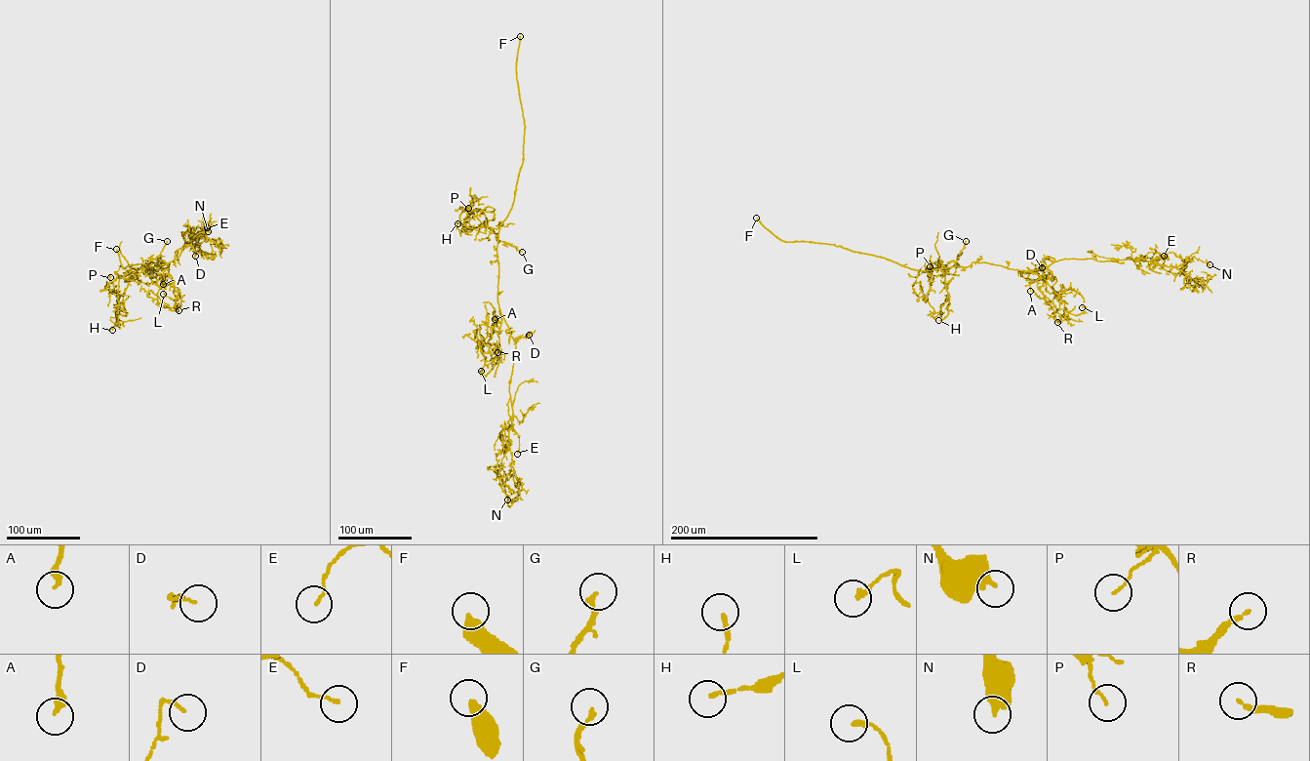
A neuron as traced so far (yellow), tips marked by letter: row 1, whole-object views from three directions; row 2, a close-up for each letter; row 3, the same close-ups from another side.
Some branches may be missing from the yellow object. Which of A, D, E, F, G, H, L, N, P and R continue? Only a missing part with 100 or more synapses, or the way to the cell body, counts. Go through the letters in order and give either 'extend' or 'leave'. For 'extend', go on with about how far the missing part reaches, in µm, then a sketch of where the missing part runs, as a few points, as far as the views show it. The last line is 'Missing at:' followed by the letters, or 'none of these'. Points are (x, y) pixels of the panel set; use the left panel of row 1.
A: leave
D: leave
E: leave
F: extend; missing 160 µm; course (116, 249), (108, 235), (96, 231), (105, 236), (123, 237)
G: leave
H: leave
L: leave
N: leave
P: leave
R: leave
Missing at: F

